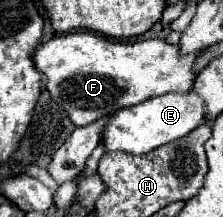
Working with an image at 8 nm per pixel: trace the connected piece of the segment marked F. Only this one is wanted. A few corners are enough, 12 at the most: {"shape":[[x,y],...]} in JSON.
{"shape":[[93,31],[39,43],[35,67],[69,119],[193,87],[199,53]]}

